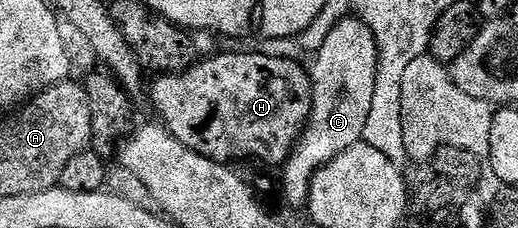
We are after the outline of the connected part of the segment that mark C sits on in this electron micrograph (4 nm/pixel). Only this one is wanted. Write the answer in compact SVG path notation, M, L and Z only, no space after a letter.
M356 16L348 17L335 23L326 32L317 50L317 63L311 66L313 111L297 145L280 171L281 190L289 206L299 202L304 207L308 203L309 189L317 171L347 148L358 145L364 136L375 93L377 41L365 22Z

